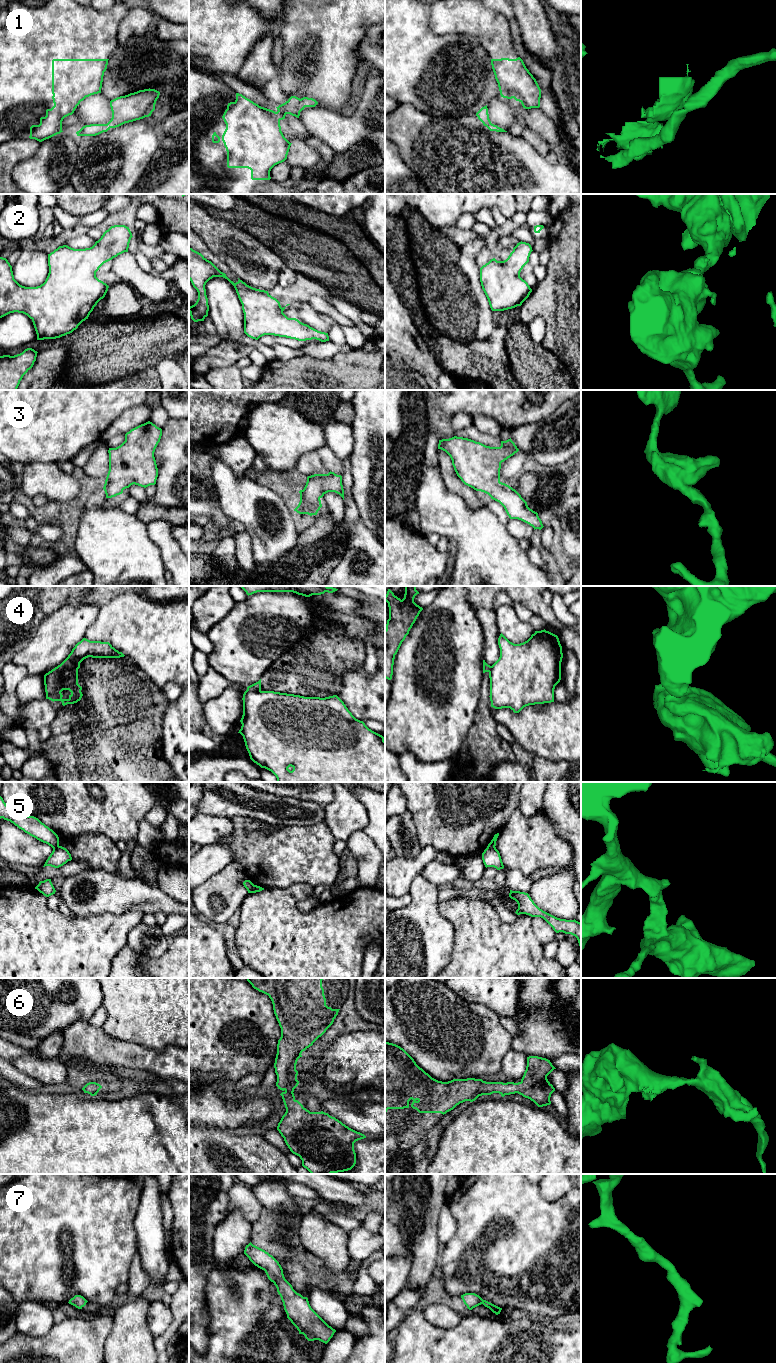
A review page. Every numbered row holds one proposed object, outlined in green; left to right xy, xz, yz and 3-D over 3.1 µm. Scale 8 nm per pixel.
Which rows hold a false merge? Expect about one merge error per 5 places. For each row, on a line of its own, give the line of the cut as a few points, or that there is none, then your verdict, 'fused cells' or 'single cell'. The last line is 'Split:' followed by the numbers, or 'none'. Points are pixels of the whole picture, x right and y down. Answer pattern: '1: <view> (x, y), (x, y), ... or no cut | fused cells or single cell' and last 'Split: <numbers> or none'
1: no cut | single cell
2: no cut | single cell
3: no cut | single cell
4: xz (247, 689), (260, 690) | fused cells
5: xz (254, 885), (251, 892) | fused cells
6: no cut | single cell
7: no cut | single cell
Split: 4, 5

